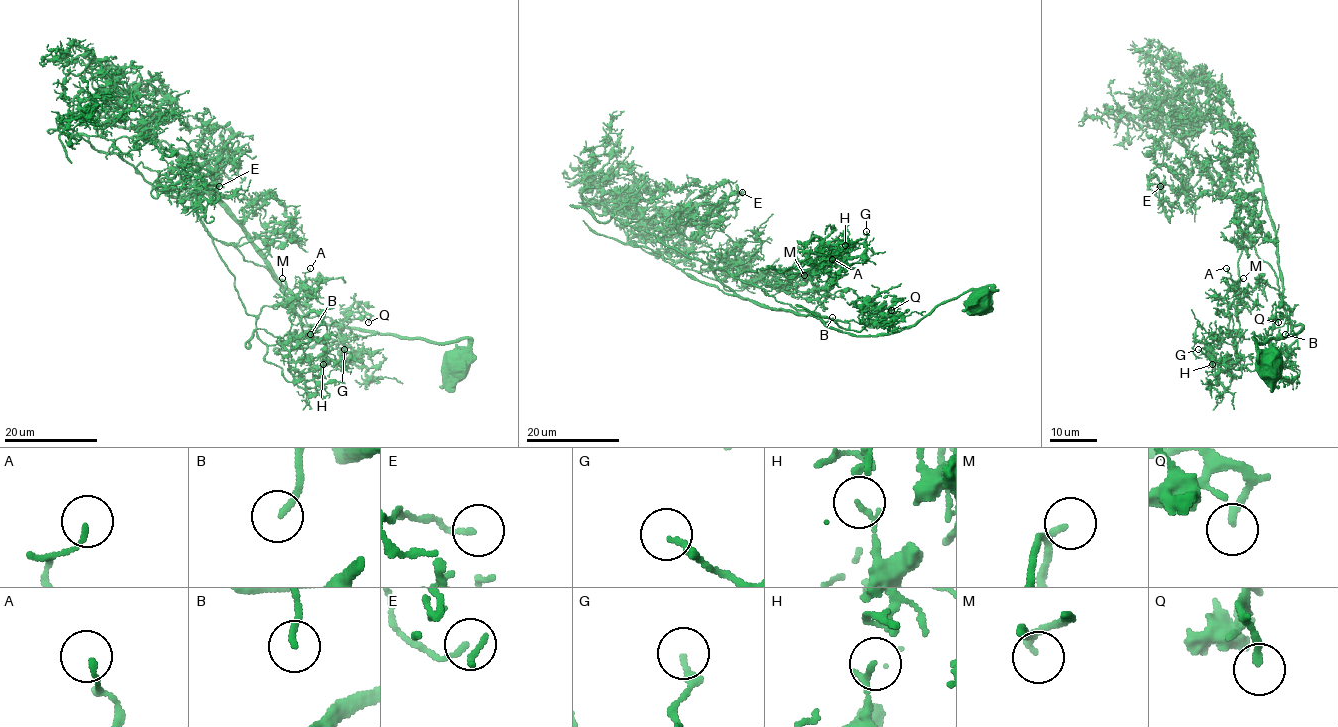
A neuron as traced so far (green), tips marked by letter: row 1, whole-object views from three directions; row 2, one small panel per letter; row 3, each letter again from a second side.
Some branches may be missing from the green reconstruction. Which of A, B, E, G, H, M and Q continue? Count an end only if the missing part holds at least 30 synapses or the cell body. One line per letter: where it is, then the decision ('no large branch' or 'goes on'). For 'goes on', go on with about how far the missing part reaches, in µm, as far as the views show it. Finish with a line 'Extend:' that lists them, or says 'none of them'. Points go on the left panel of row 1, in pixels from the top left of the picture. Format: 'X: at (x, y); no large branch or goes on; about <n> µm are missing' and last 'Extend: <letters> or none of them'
A: at (310, 268); no large branch
B: at (310, 334); goes on; about 25 µm are missing
E: at (219, 186); no large branch
G: at (344, 349); no large branch
H: at (323, 364); no large branch
M: at (282, 278); no large branch
Q: at (368, 322); goes on; about 10 µm are missing
Extend: B, Q

